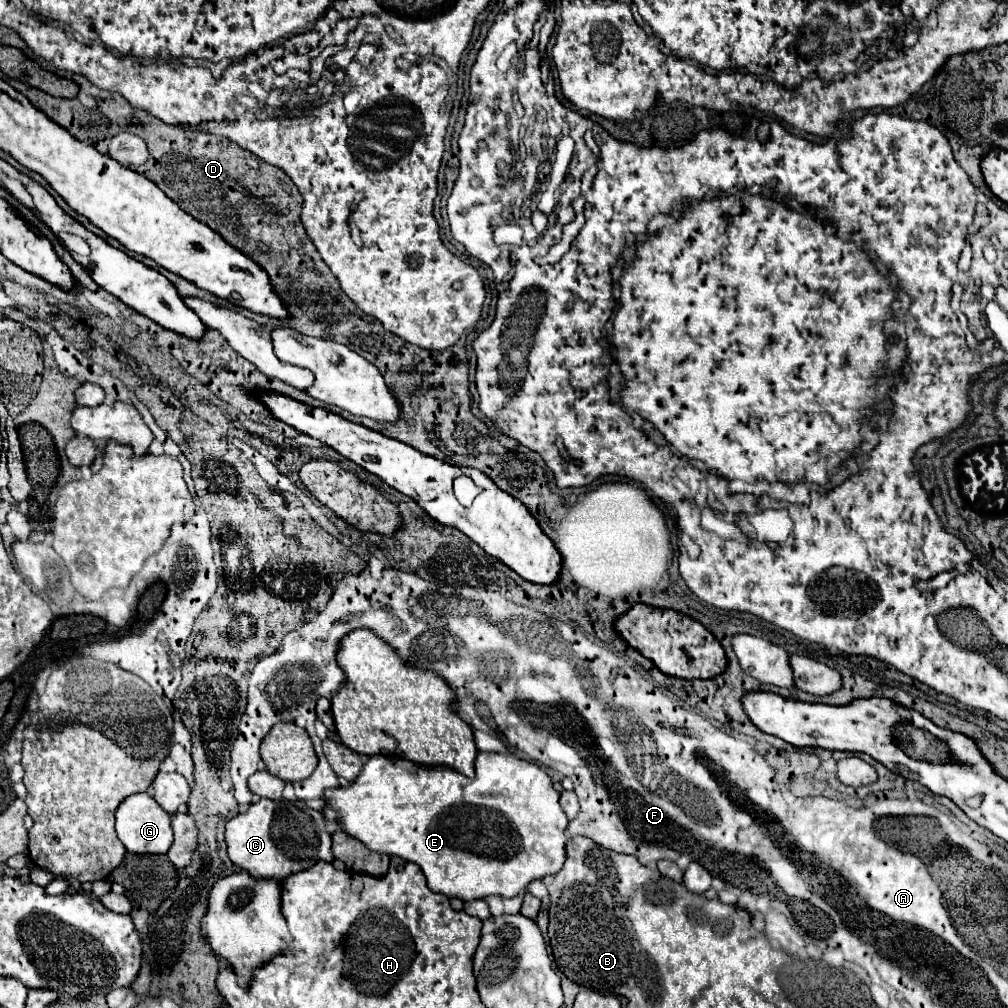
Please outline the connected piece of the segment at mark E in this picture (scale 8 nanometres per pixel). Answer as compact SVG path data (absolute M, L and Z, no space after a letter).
M478 752L476 758L476 776L470 780L458 772L452 772L450 768L424 768L424 766L416 766L408 760L392 760L390 756L370 756L360 772L360 776L356 778L356 782L352 782L348 788L336 788L336 790L328 790L326 792L326 810L324 816L326 820L338 820L344 828L346 834L354 836L356 840L360 840L366 848L374 850L374 852L386 852L390 856L400 856L408 862L414 862L422 868L426 880L428 880L428 888L432 892L440 892L448 898L460 898L464 902L468 900L476 900L476 898L486 898L486 896L502 896L502 898L512 898L520 892L526 890L526 886L536 880L536 878L544 878L548 874L556 874L562 864L564 864L564 846L566 846L566 816L558 804L560 792L552 786L550 776L536 764L526 762L522 758L516 758L514 754L486 754L486 752Z

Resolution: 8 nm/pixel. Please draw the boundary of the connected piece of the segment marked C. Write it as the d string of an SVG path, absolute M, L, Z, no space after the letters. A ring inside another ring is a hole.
M258 800L226 824L228 856L236 868L250 872L254 878L280 878L310 868L318 860L334 862L330 850L332 836L326 830L326 820L318 810L312 810L302 800Z

